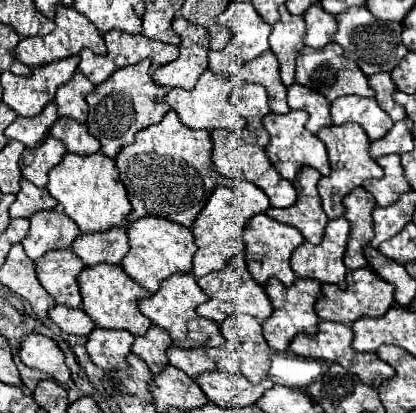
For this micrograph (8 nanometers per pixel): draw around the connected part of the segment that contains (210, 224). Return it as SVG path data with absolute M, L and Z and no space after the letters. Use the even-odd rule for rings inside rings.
M236 182L232 188L228 186L218 186L212 196L208 198L206 206L202 208L202 212L196 216L194 224L192 224L192 232L196 238L196 246L198 252L194 256L194 268L192 274L196 278L210 274L214 270L220 270L224 266L224 262L236 254L244 252L244 240L242 240L242 230L248 224L248 220L260 212L266 212L270 206L268 196L254 186L252 182Z

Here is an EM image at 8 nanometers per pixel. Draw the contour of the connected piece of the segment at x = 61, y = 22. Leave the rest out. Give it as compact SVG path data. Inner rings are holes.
M58 6L56 8L56 18L54 18L56 28L46 34L46 36L36 36L36 38L24 38L18 42L16 46L16 56L20 62L24 62L30 68L42 66L46 62L52 60L60 60L60 58L68 58L78 54L82 48L90 48L94 54L106 54L106 46L104 46L104 38L100 36L100 32L94 28L94 24L90 24L82 14L78 14L74 8L70 6Z

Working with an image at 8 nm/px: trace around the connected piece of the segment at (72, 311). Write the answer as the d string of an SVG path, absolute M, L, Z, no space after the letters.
M56 304L50 312L48 312L50 320L54 324L60 326L62 332L68 334L76 334L76 336L88 336L88 332L96 326L90 316L86 316L86 312L82 308L70 308L70 306L62 306Z

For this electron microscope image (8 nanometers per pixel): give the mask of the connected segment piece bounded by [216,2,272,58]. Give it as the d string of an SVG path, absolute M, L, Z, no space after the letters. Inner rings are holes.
M232 2L218 18L216 18L218 24L230 28L232 36L238 38L242 44L246 46L252 46L252 54L250 58L254 56L260 56L262 52L270 50L270 44L268 44L268 36L272 32L272 26L266 24L258 12L254 10L254 6L250 2Z

